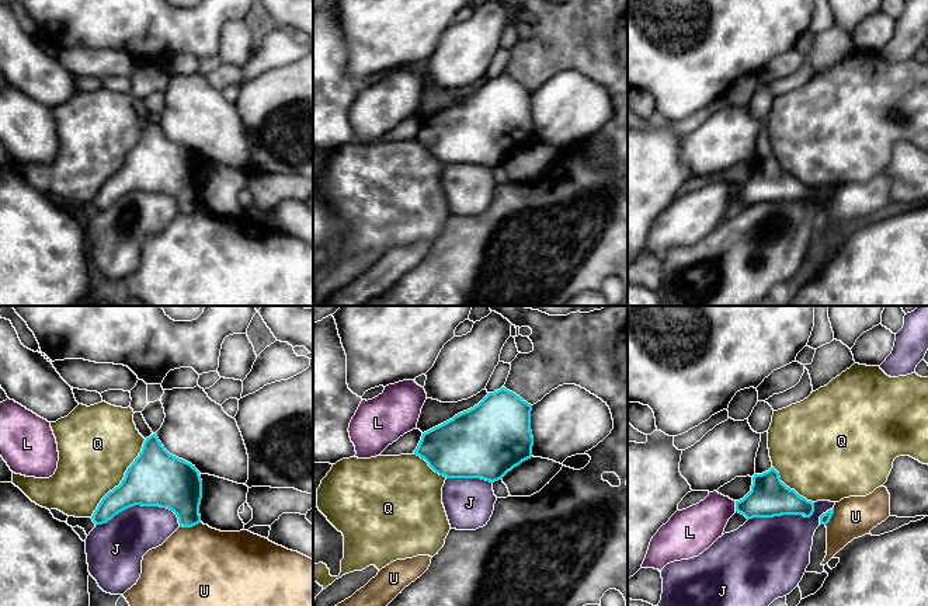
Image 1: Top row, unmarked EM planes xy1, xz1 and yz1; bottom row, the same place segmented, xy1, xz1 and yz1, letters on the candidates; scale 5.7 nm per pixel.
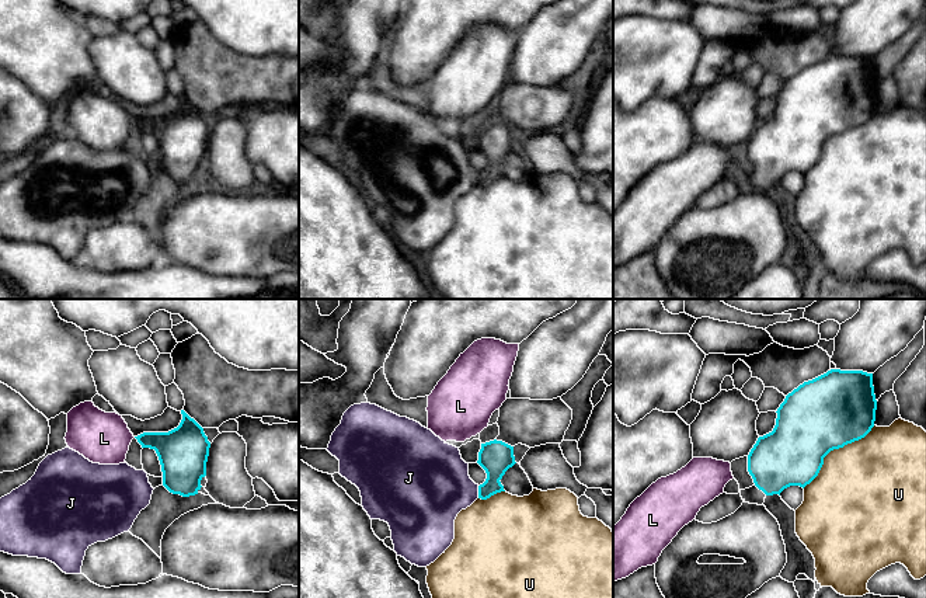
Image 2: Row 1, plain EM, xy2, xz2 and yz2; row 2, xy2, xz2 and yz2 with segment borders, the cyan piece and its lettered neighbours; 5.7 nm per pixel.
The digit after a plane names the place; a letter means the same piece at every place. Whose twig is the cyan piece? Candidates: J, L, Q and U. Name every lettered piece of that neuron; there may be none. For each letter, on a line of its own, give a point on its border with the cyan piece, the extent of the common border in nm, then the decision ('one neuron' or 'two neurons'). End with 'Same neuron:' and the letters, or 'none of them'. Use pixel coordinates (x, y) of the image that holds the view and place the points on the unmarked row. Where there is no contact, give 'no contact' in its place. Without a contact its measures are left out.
J: xy1 (139, 190) | 480 nm | two neurons
L: yz1 (736, 192) | 60 nm | two neurons
Q: xy1 (124, 164) | 550 nm | two neurons
U: yz2 (834, 134) | 550 nm | two neurons
Same neuron: none of them

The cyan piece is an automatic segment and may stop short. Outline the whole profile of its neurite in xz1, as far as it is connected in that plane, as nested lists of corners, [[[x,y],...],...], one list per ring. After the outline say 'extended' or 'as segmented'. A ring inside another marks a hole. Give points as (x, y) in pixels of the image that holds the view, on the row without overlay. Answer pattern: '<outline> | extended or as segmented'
[[[501,73],[477,91],[423,119],[414,140],[446,164],[501,166],[508,157],[532,143],[532,91]]] | as segmented

